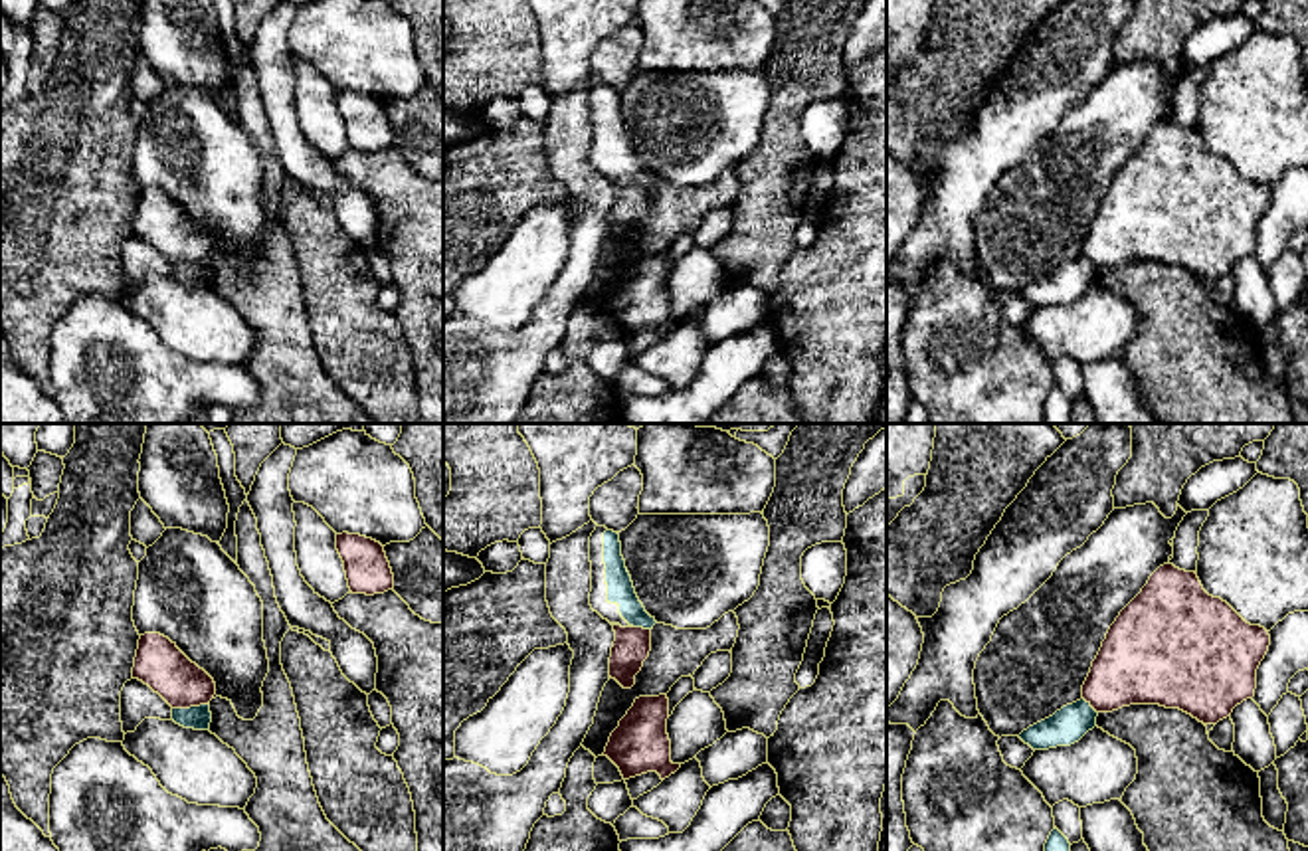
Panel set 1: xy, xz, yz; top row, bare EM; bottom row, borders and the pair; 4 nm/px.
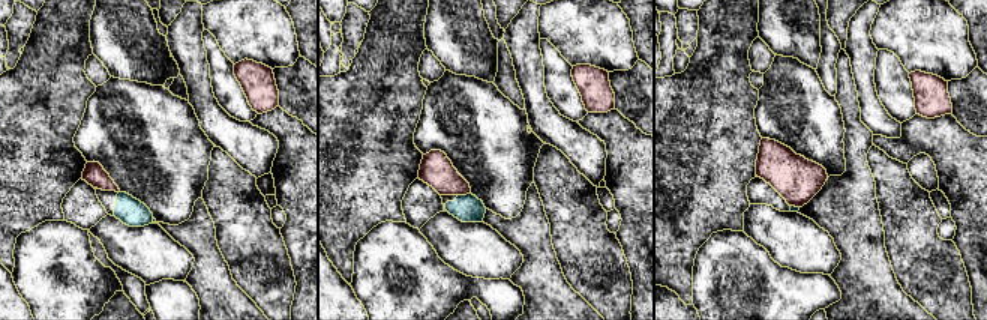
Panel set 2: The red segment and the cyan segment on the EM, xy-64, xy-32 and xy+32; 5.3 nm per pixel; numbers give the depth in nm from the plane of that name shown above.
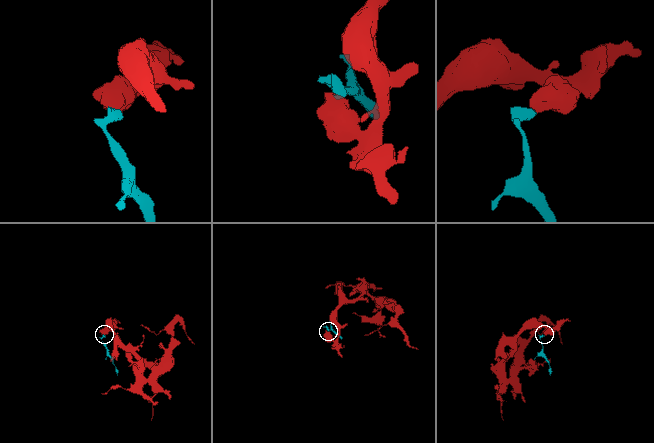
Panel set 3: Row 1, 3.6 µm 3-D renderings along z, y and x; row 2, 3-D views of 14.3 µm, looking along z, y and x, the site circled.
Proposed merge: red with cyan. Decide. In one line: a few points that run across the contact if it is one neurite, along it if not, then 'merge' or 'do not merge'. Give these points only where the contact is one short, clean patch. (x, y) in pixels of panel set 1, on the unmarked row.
xy (206, 260), (173, 266) | do not merge

